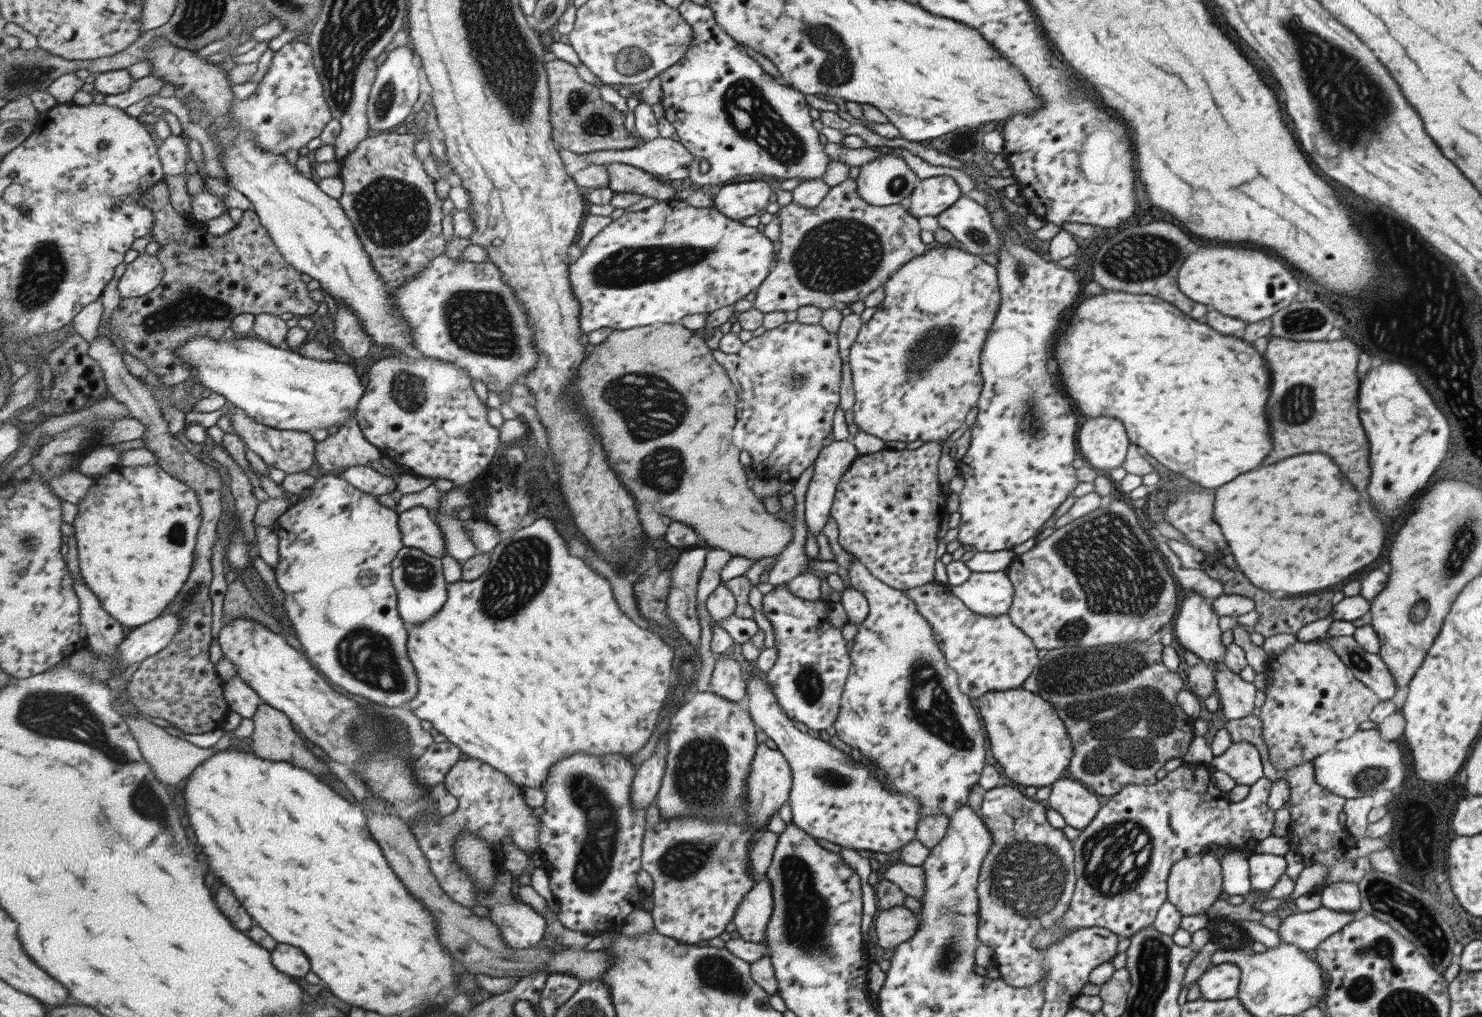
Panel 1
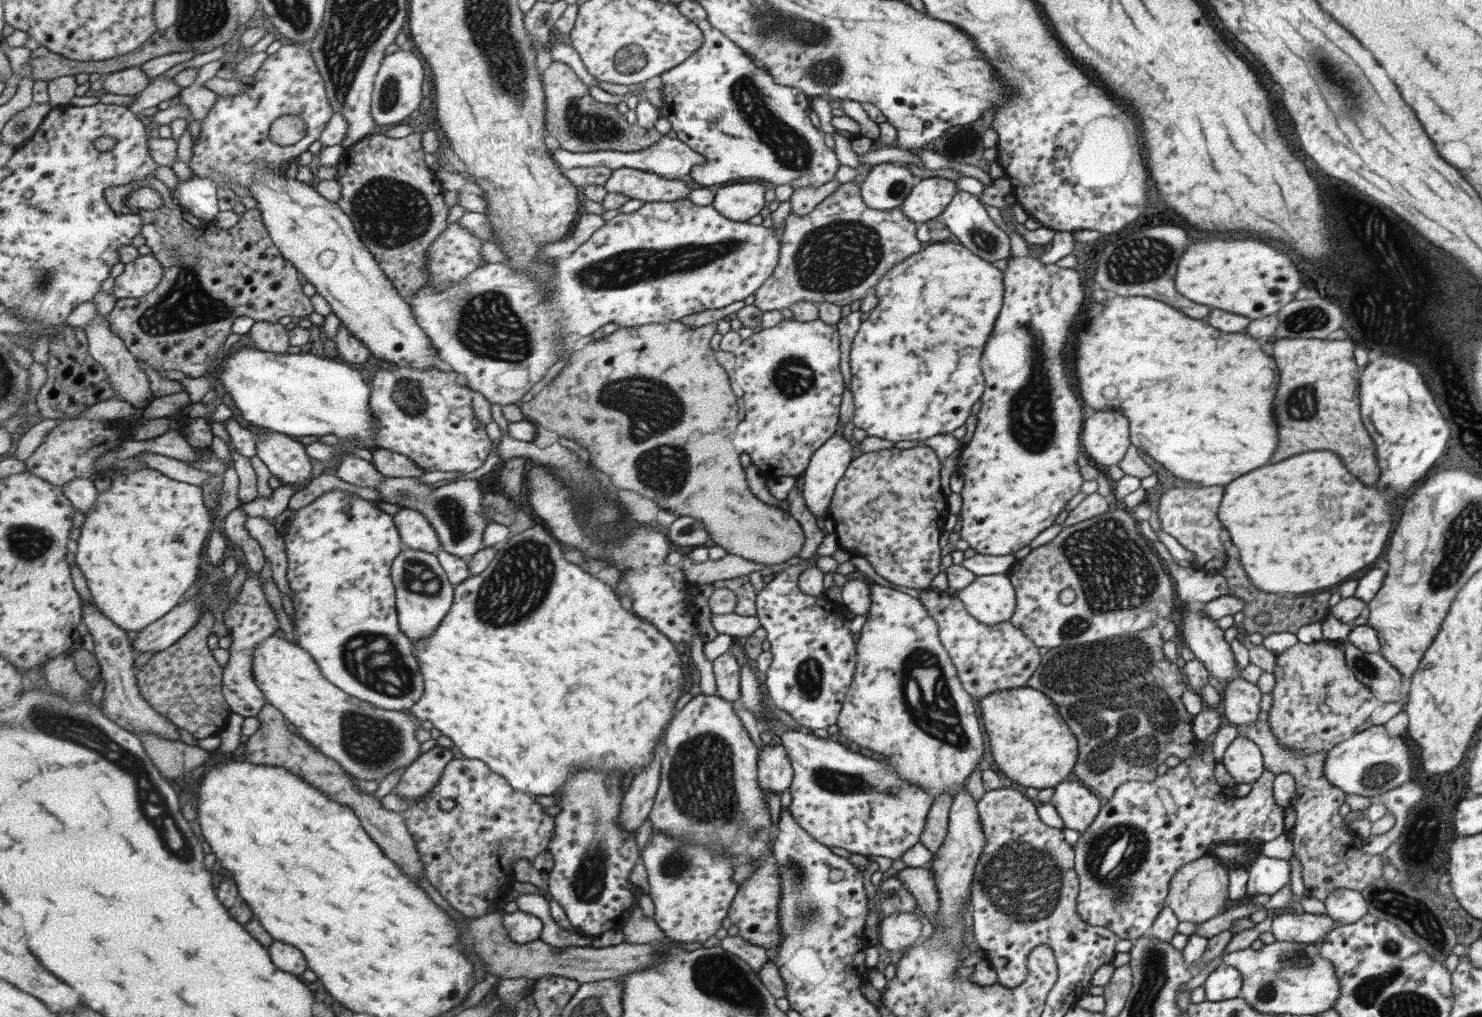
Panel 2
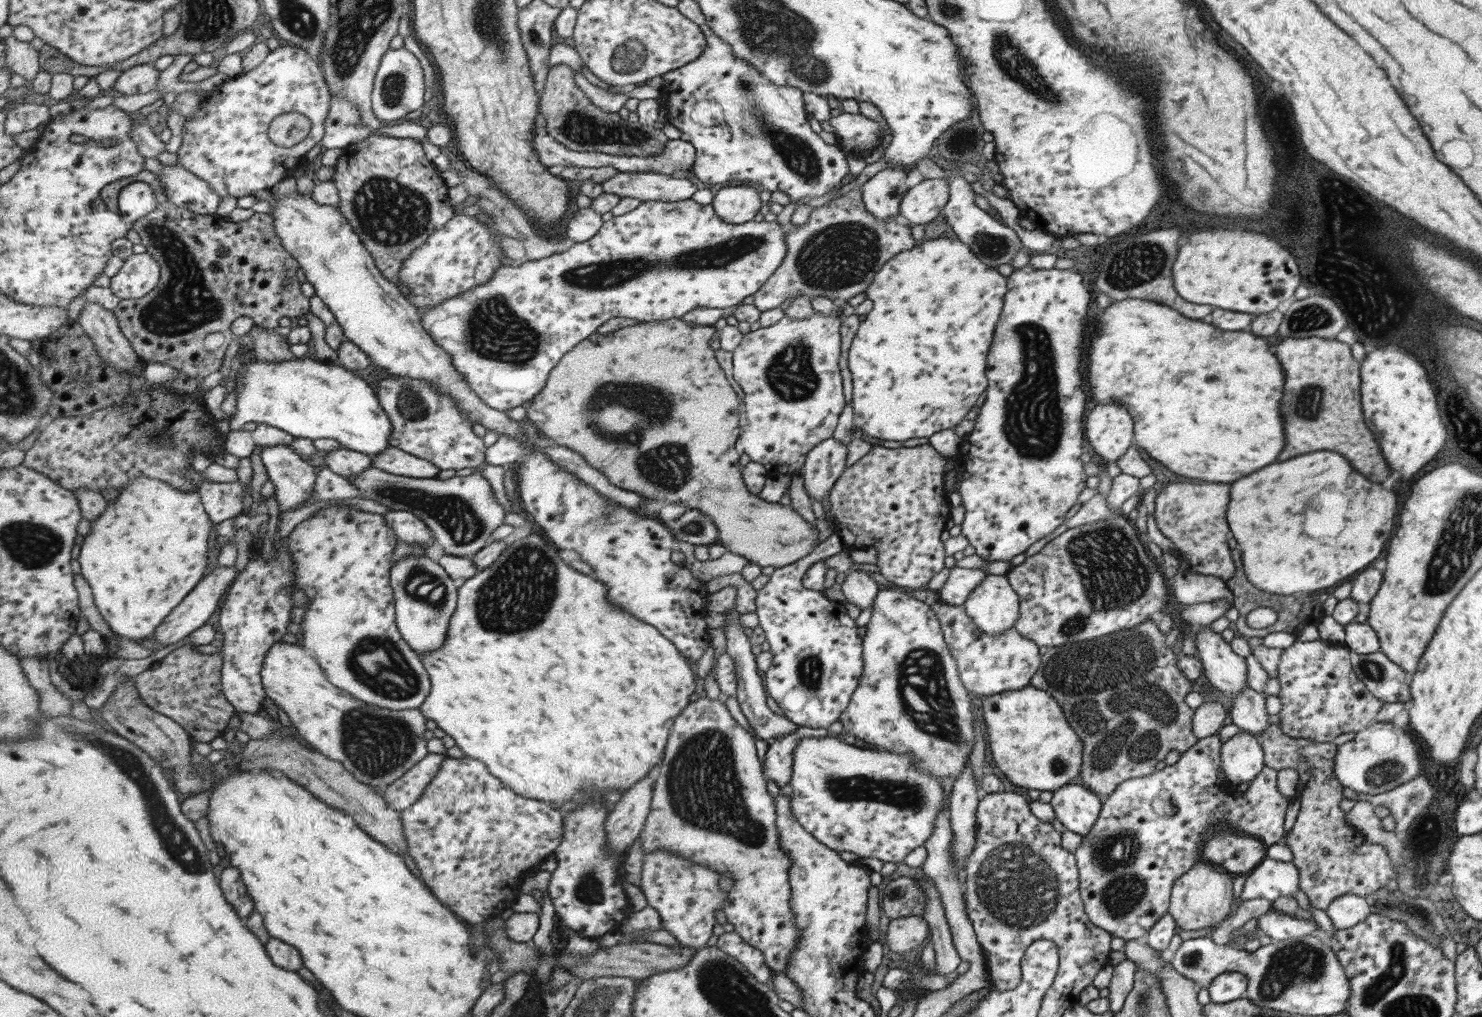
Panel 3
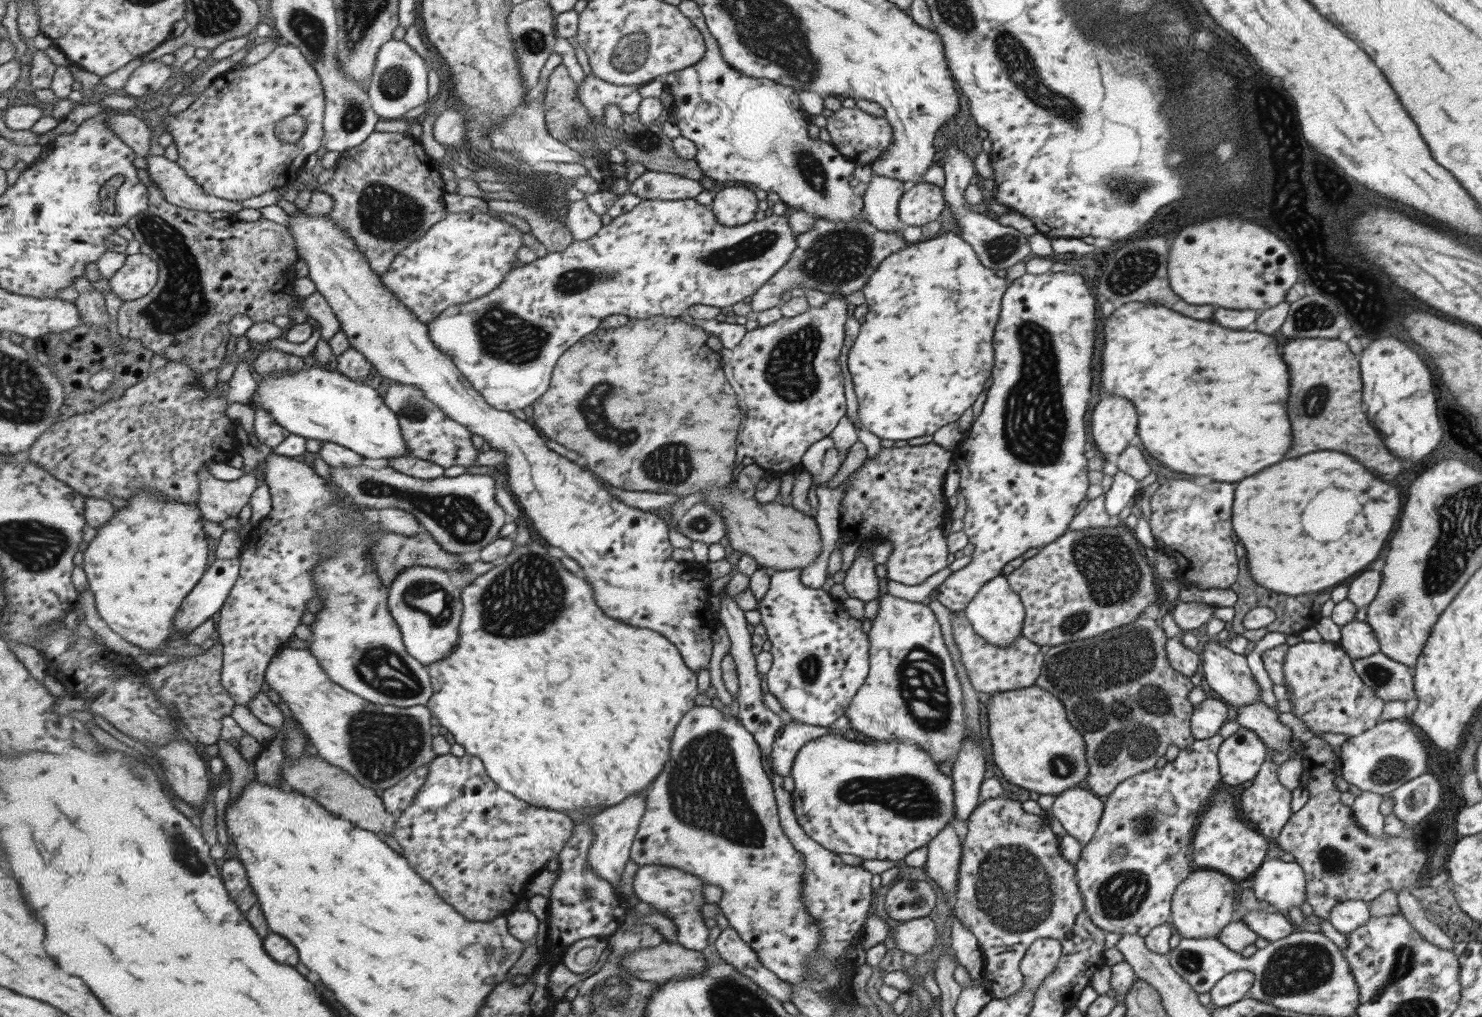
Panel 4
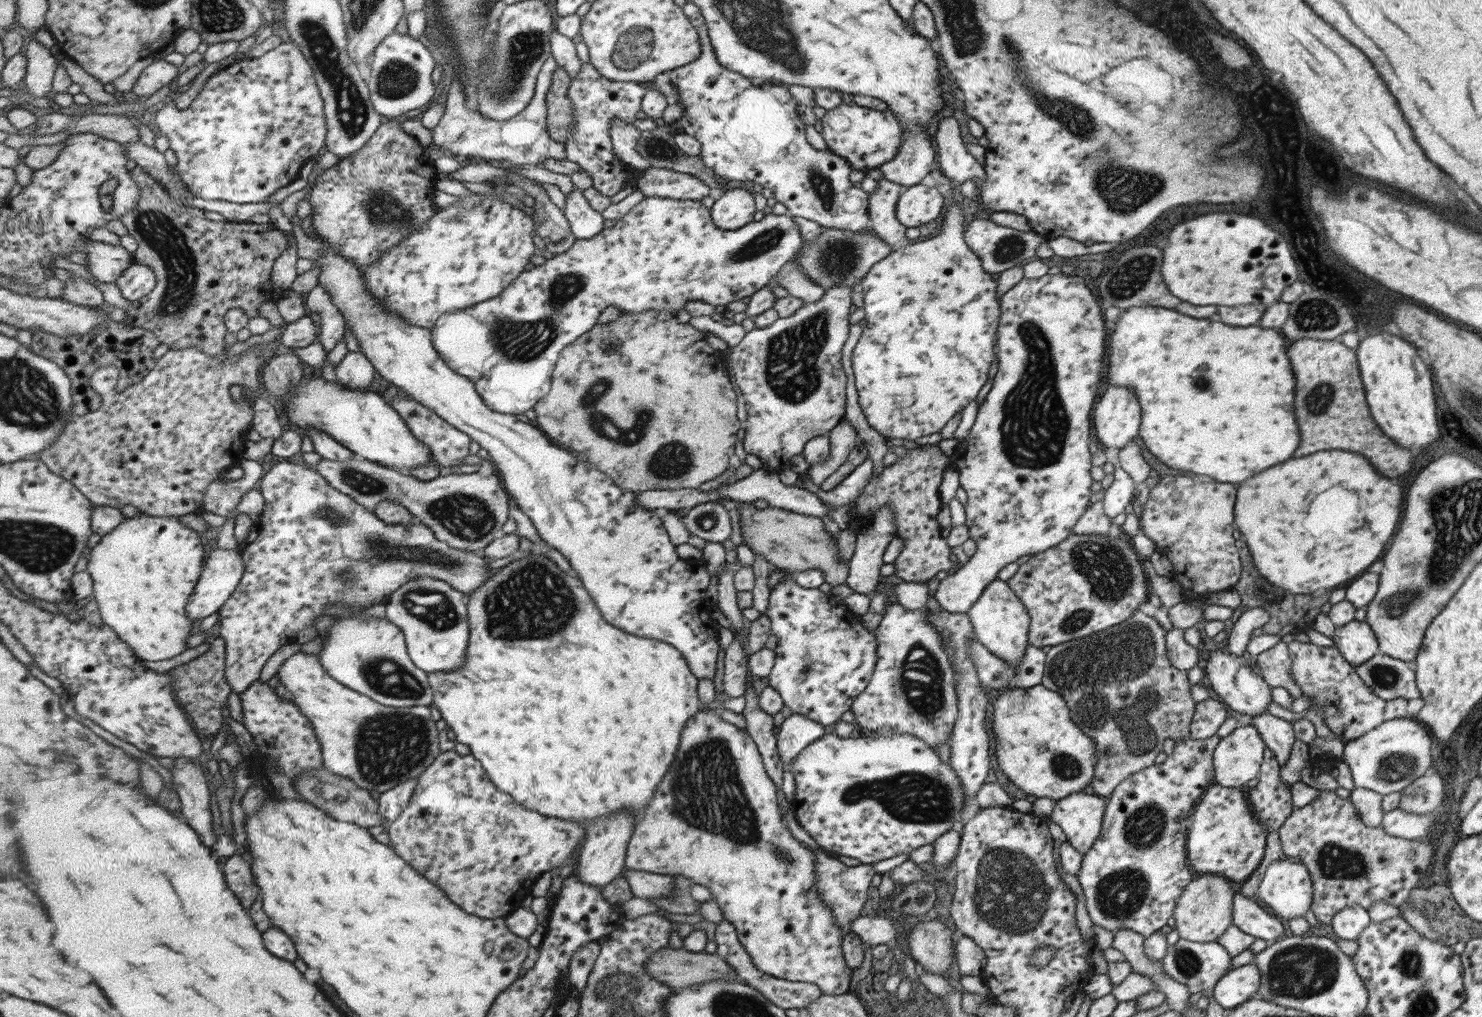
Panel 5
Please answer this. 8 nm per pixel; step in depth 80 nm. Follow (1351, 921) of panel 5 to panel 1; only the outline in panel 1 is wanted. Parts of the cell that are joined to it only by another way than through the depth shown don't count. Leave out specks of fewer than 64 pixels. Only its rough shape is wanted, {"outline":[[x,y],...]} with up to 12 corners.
{"outline":[[1335,882],[1319,889],[1321,907],[1360,912],[1358,885]]}

